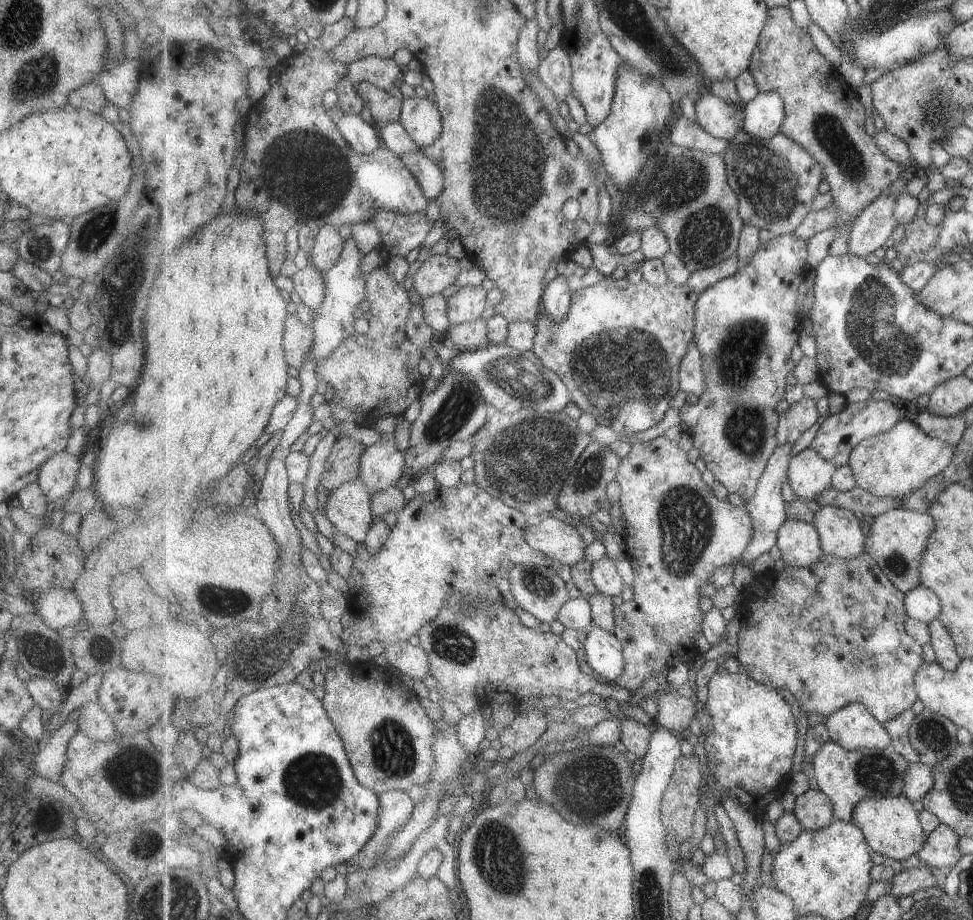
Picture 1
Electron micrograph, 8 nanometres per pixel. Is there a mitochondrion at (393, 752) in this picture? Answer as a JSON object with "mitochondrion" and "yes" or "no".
{"mitochondrion":"yes"}

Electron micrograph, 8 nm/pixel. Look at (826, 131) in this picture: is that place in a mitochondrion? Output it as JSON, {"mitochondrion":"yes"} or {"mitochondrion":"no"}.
{"mitochondrion":"yes"}

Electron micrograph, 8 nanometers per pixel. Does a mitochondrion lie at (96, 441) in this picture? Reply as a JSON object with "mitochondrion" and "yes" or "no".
{"mitochondrion":"no"}

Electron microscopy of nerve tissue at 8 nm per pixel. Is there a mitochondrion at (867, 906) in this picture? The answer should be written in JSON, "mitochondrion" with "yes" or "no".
{"mitochondrion":"no"}

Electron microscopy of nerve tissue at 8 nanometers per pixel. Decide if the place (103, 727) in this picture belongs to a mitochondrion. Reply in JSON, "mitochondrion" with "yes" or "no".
{"mitochondrion":"no"}

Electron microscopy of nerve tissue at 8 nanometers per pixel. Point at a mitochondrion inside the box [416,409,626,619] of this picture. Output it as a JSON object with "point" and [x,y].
{"point":[592,471]}

